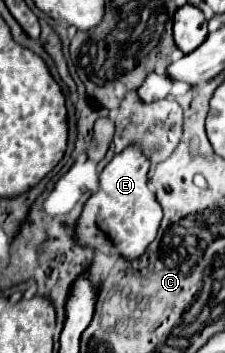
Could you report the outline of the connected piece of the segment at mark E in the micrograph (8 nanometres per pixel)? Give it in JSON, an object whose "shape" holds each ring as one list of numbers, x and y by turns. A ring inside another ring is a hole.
{"shape":[[127,148,127,152,117,154,101,172,99,176,99,190,93,192,89,196,89,200,83,206,81,216,75,222,75,230,73,230,73,242,77,246,83,248,91,248,95,252,103,252,103,254,119,254,123,260,133,262,137,258,143,256,143,252,147,250,147,246,155,240,161,218,163,218,163,208,157,202,155,194,147,188,147,172,149,172,149,164,147,158,143,156,143,152,139,152,139,148]]}

